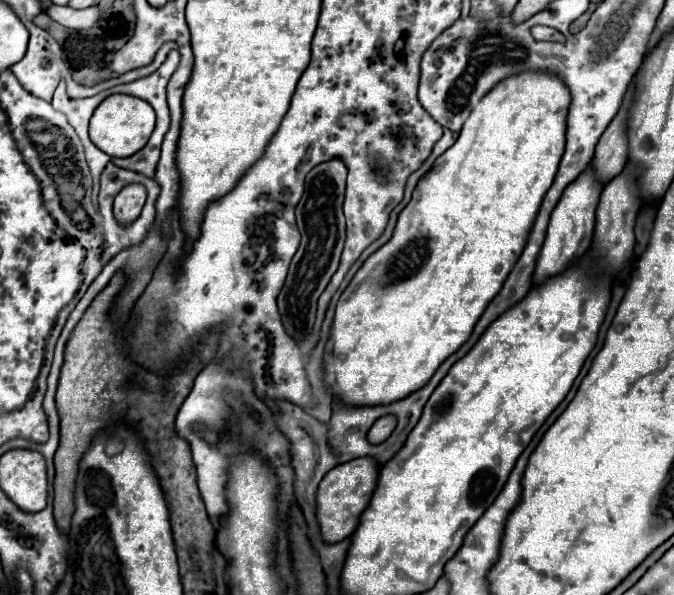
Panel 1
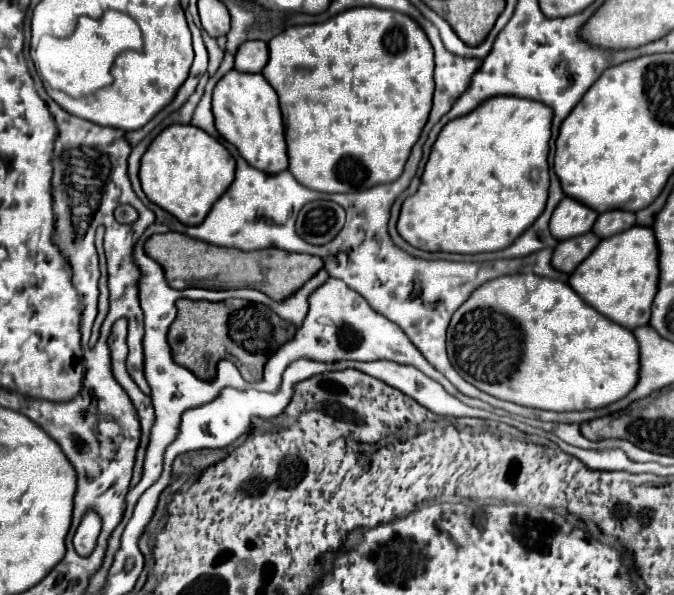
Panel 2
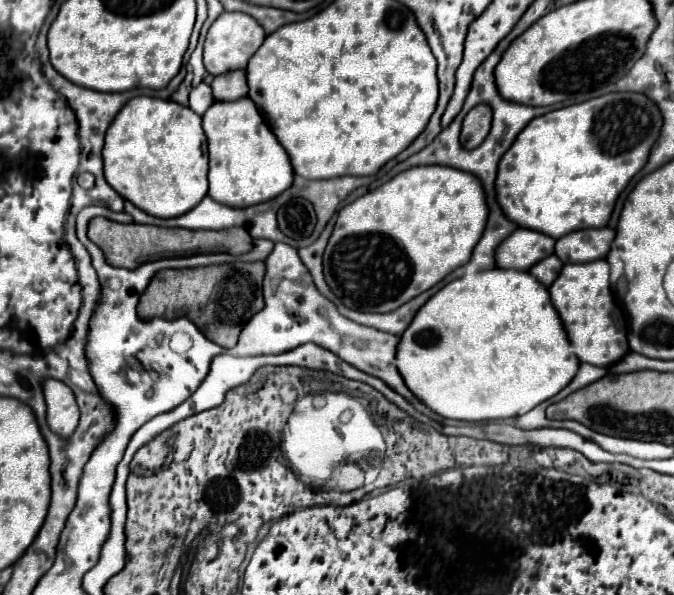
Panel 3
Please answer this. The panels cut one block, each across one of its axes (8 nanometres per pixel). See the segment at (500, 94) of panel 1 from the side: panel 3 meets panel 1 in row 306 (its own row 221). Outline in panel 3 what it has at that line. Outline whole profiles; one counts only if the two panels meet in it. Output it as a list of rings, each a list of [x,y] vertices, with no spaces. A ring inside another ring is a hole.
[[[416,166],[394,176],[384,186],[376,188],[350,202],[338,212],[334,232],[324,250],[324,278],[340,302],[358,312],[392,312],[426,292],[452,270],[466,264],[480,240],[488,220],[484,190],[468,172],[444,166]]]

